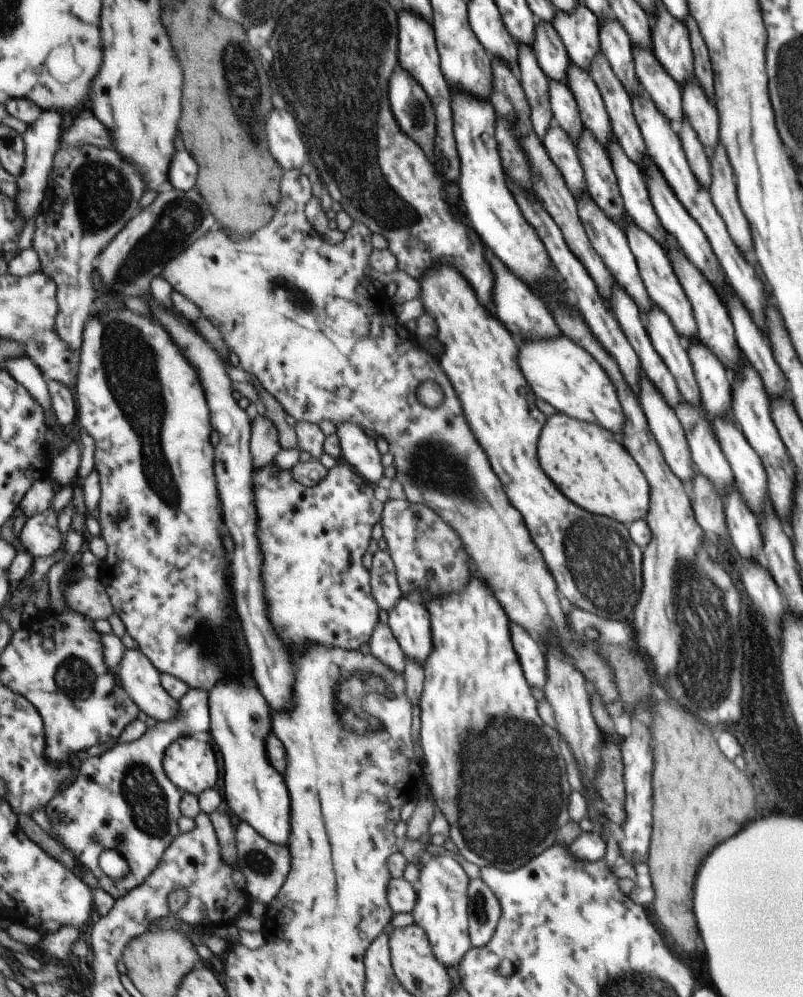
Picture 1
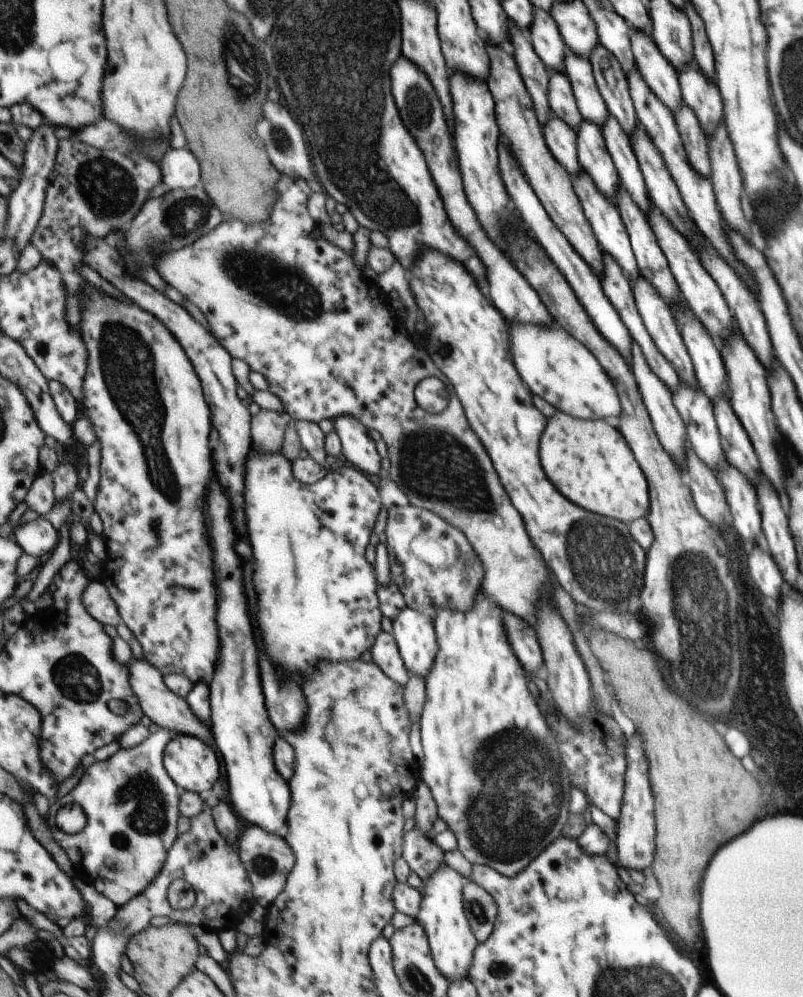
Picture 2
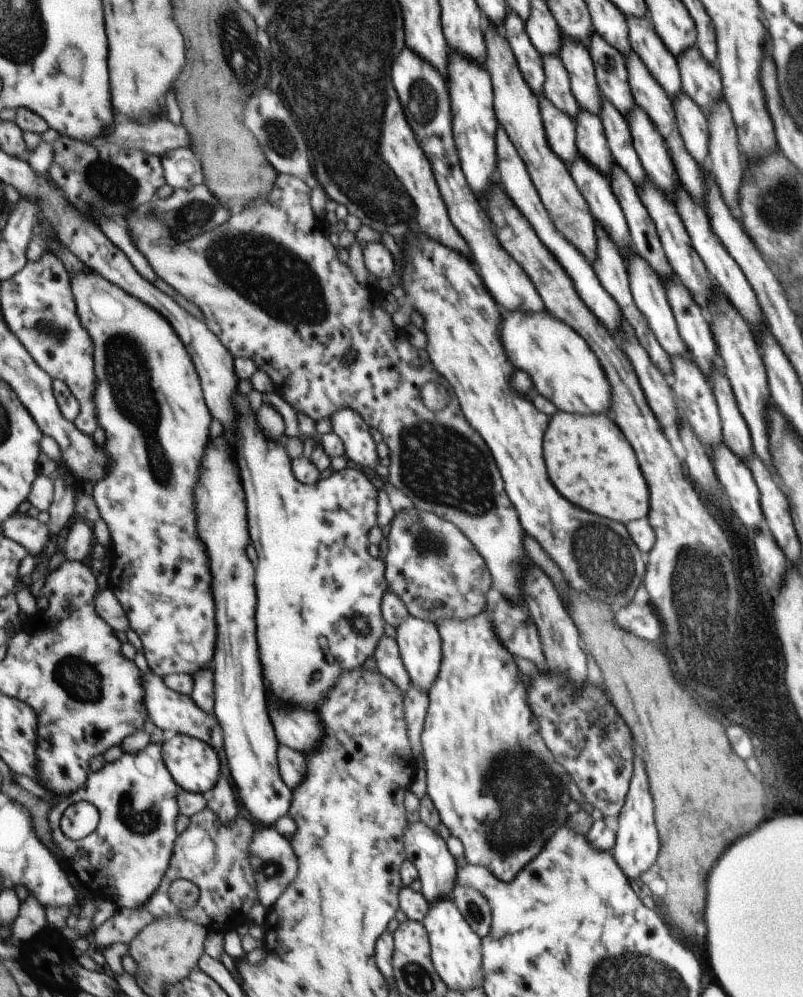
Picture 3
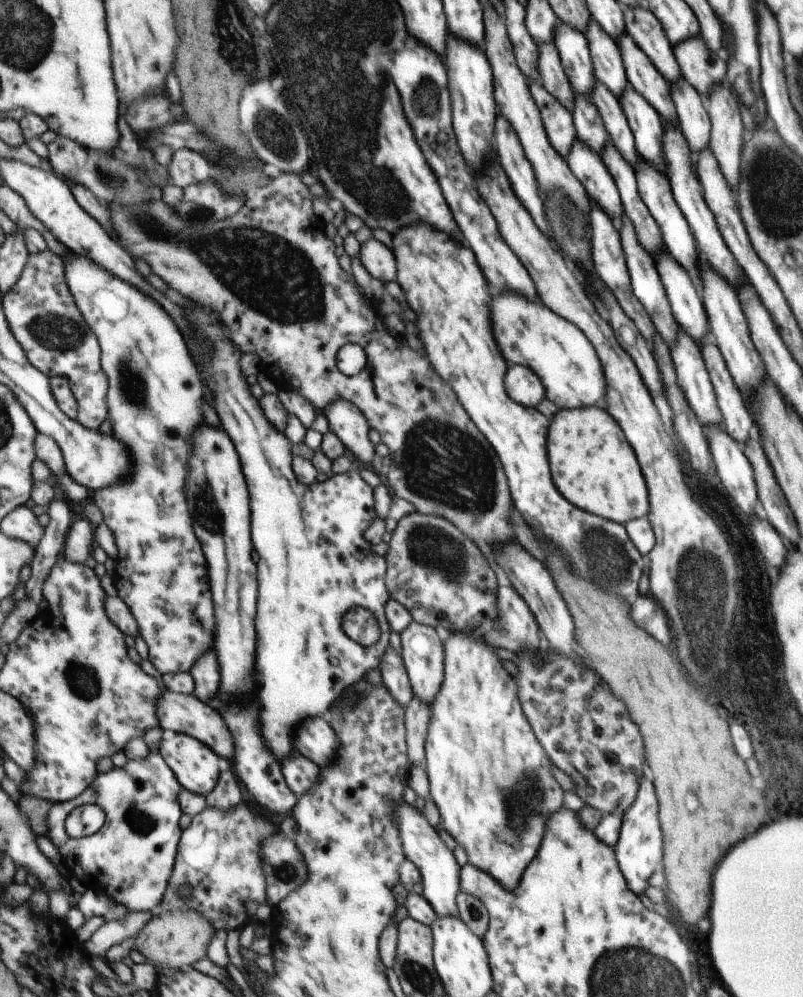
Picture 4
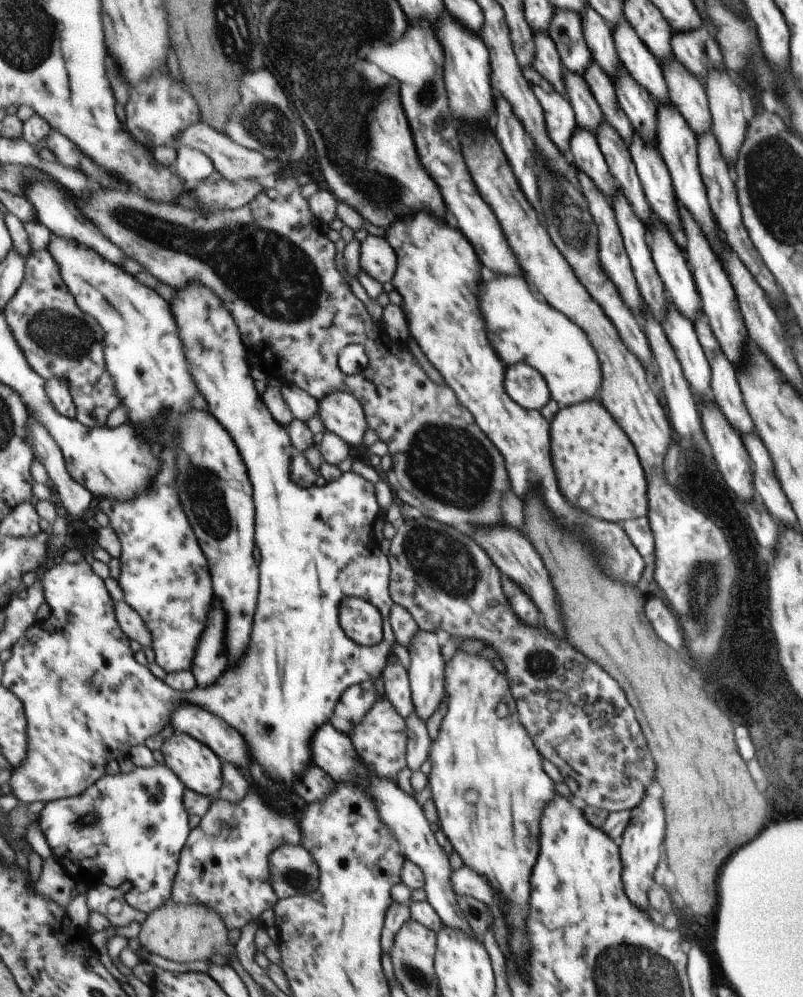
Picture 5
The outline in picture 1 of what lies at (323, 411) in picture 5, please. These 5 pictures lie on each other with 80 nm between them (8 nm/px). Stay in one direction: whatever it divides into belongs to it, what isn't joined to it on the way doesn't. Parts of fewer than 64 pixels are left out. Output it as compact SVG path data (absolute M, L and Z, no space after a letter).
M339 423L337 432L342 442L342 456L368 482L379 482L385 466L377 442L365 434L357 423Z

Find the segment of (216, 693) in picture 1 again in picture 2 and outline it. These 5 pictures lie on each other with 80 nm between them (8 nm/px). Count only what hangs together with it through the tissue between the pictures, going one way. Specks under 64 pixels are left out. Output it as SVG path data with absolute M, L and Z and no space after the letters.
M215 478L212 482L213 490L209 490L209 536L213 538L213 554L217 554L217 580L221 586L221 614L219 614L219 626L221 626L221 642L225 642L225 650L221 650L221 666L217 666L217 680L213 680L212 704L212 729L215 735L215 743L222 754L229 780L229 798L233 808L241 818L249 820L251 824L257 824L265 830L279 832L287 824L289 808L291 808L291 788L283 780L283 776L275 768L273 750L277 742L277 730L275 724L269 718L263 686L261 686L261 670L259 670L259 646L255 640L255 628L251 620L249 610L249 596L245 592L245 570L241 556L235 550L235 544L239 540L239 532L235 528L235 522L231 518L231 498L227 496L225 488Z

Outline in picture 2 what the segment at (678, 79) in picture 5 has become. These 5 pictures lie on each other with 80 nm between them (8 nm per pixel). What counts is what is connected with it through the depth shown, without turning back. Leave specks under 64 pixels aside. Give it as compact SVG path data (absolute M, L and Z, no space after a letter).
M682 100L675 112L676 129L683 139L684 150L692 166L708 178L710 162L708 159L707 136L701 128L697 115Z

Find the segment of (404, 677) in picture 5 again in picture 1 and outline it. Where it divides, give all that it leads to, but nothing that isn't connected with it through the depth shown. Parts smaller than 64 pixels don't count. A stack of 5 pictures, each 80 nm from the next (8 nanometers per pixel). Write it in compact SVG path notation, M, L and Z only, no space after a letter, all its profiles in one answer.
M379 624L370 642L371 654L381 659L392 671L403 675L408 658L389 624Z

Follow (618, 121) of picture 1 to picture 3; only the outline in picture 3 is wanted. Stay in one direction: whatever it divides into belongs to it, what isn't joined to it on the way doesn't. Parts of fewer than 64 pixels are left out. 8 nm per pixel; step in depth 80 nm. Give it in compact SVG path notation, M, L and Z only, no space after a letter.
M595 31L590 34L587 49L594 66L598 91L626 118L634 100L622 54Z

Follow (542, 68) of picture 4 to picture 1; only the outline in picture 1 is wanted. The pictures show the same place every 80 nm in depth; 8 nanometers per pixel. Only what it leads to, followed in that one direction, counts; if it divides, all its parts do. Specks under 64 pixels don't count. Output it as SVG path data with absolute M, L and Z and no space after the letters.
M548 80L548 99L552 112L553 124L564 130L568 137L575 142L580 135L581 122L575 99L565 83Z

